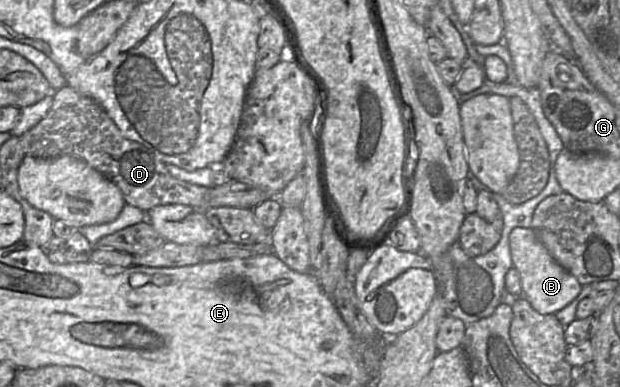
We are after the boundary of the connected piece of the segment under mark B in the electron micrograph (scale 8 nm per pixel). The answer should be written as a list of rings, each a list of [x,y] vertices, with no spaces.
[[[516,227],[510,234],[513,266],[519,272],[523,296],[542,315],[555,314],[572,302],[582,290],[579,281],[558,264],[533,229]]]

